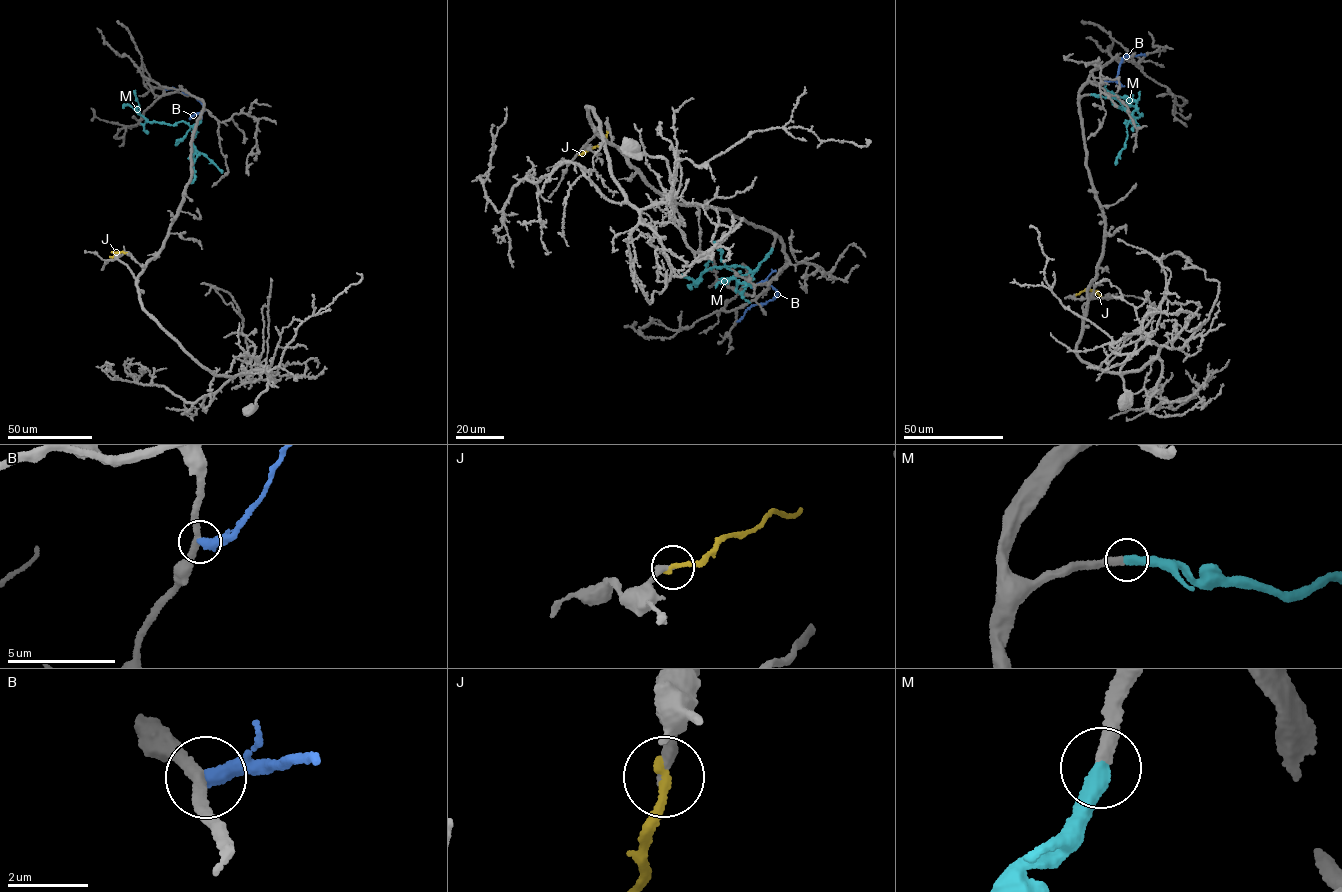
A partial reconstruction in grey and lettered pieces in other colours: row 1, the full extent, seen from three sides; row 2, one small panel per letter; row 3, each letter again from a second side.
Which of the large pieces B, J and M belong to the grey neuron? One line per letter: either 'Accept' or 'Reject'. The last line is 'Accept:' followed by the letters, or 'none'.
B: Reject
J: Reject
M: Accept
Accept: M

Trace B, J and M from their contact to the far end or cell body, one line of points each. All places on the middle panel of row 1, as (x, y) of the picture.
B: (737, 321), (752, 305), (767, 303), (778, 293), (765, 281), (752, 287)
J: (607, 131), (603, 142), (576, 155)
M: (772, 248), (752, 271), (737, 265), (715, 267), (702, 272), (696, 283), (707, 262), (712, 262)

